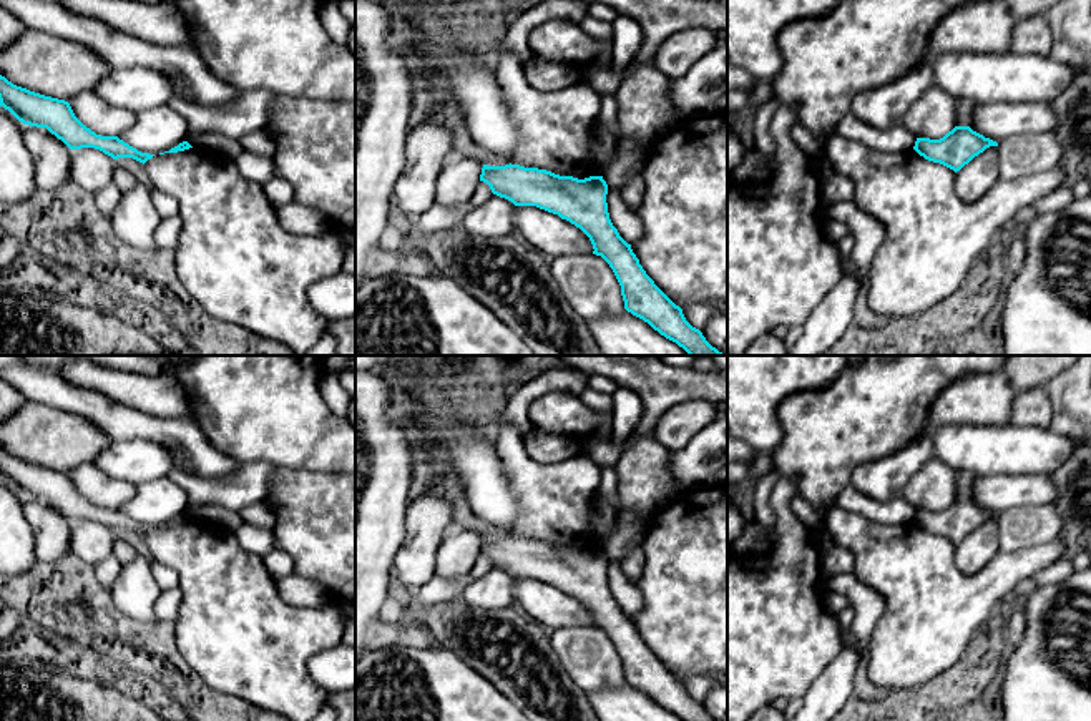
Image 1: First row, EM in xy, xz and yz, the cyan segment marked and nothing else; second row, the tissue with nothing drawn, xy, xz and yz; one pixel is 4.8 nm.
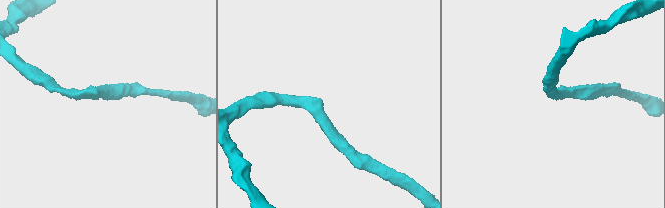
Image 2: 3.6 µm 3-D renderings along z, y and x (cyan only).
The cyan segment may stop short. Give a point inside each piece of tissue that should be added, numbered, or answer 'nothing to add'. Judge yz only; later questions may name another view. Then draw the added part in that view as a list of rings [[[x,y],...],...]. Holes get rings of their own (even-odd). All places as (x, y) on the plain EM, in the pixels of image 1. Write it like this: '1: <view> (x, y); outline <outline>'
nothing to add

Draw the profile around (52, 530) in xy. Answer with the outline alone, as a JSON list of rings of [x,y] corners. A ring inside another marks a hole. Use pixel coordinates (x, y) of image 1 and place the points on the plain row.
[[[23,498],[23,515],[35,537],[38,562],[55,562],[70,553],[71,522],[51,505]]]

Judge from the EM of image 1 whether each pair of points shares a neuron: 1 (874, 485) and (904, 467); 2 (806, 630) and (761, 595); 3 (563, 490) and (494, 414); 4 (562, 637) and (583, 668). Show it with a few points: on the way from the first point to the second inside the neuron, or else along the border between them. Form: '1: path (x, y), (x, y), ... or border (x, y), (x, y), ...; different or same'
1: path (880, 480), (897, 469); same
2: path (794, 628), (772, 607); same
3: path (542, 482), (512, 452), (505, 436); same
4: path (572, 640), (583, 652), (583, 658); same

